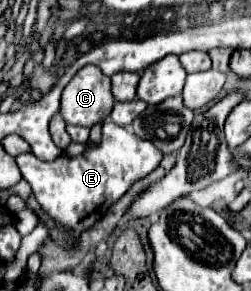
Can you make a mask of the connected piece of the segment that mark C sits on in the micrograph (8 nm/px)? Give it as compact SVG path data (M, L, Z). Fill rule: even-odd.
M89 64L65 86L59 112L67 124L91 128L95 124L103 124L113 110L113 102L111 78L97 66Z

